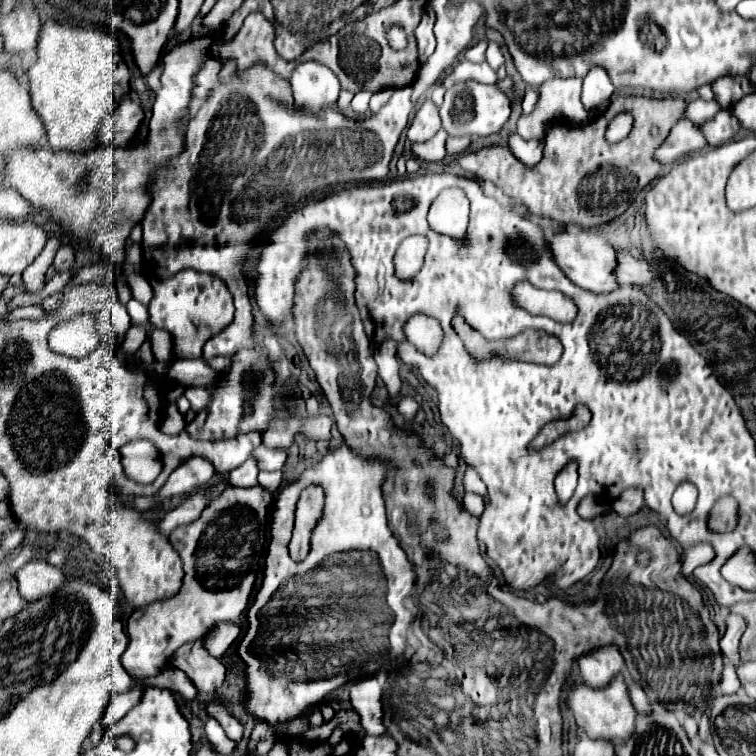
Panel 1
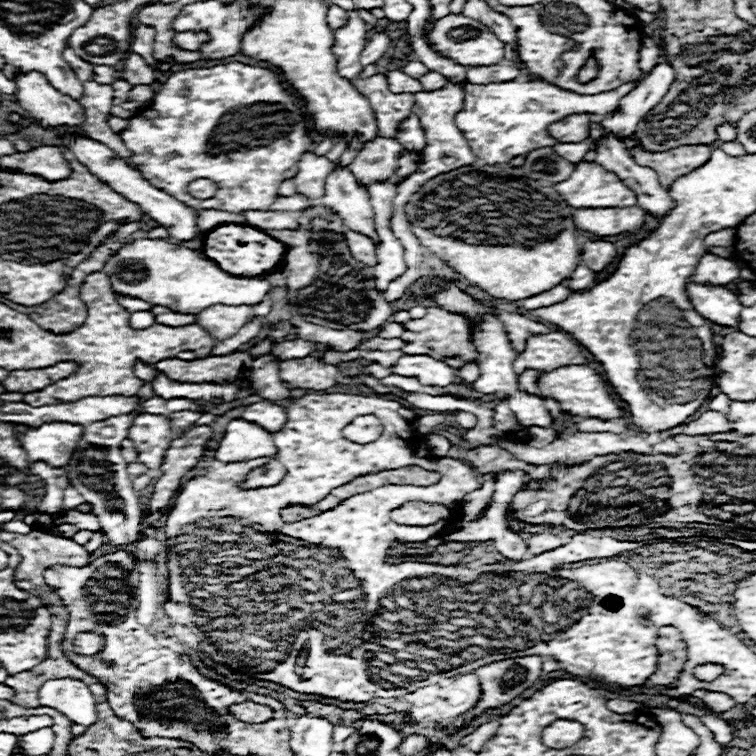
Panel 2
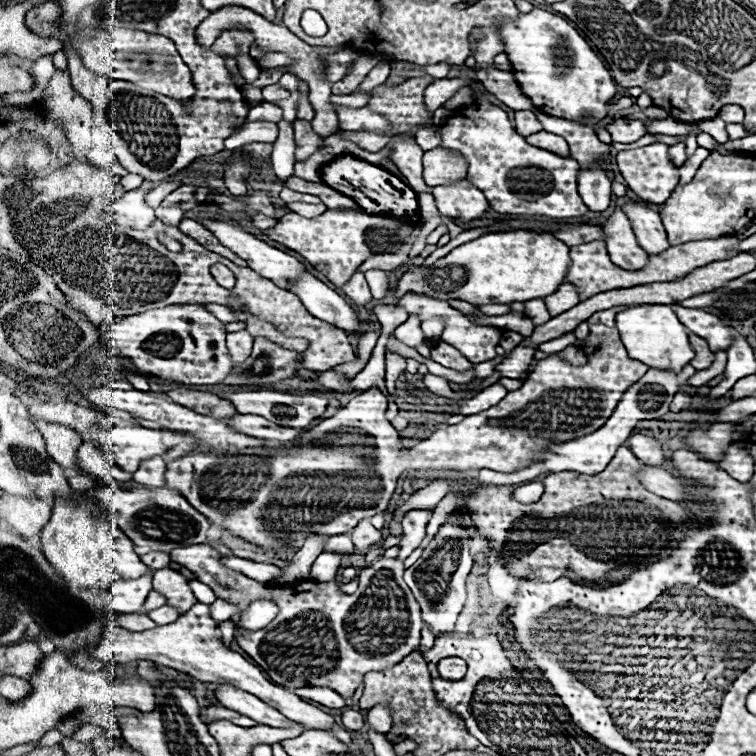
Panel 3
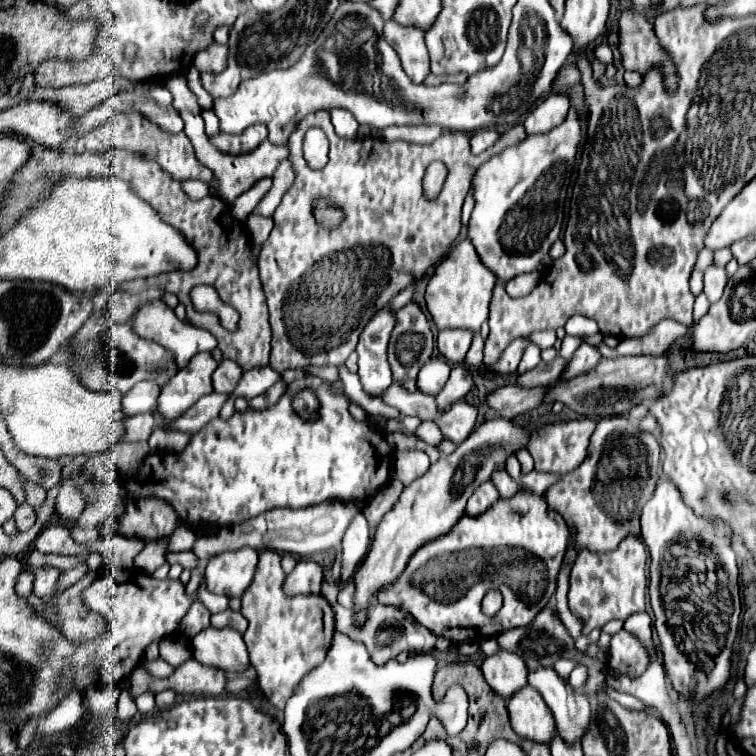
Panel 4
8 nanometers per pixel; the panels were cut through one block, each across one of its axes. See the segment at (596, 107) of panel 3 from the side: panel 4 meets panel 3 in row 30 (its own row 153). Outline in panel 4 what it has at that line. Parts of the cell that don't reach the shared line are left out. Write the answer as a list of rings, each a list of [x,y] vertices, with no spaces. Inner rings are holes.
[[[576,108],[568,110],[566,120],[544,132],[544,134],[532,134],[522,144],[514,144],[494,158],[490,158],[486,164],[482,164],[472,180],[474,184],[474,198],[476,206],[472,210],[470,222],[468,222],[468,238],[476,246],[476,252],[480,254],[482,262],[504,282],[510,278],[534,272],[544,256],[548,256],[550,246],[560,238],[562,224],[564,224],[564,198],[568,188],[568,166],[574,166],[578,144],[582,140],[582,122]]]

